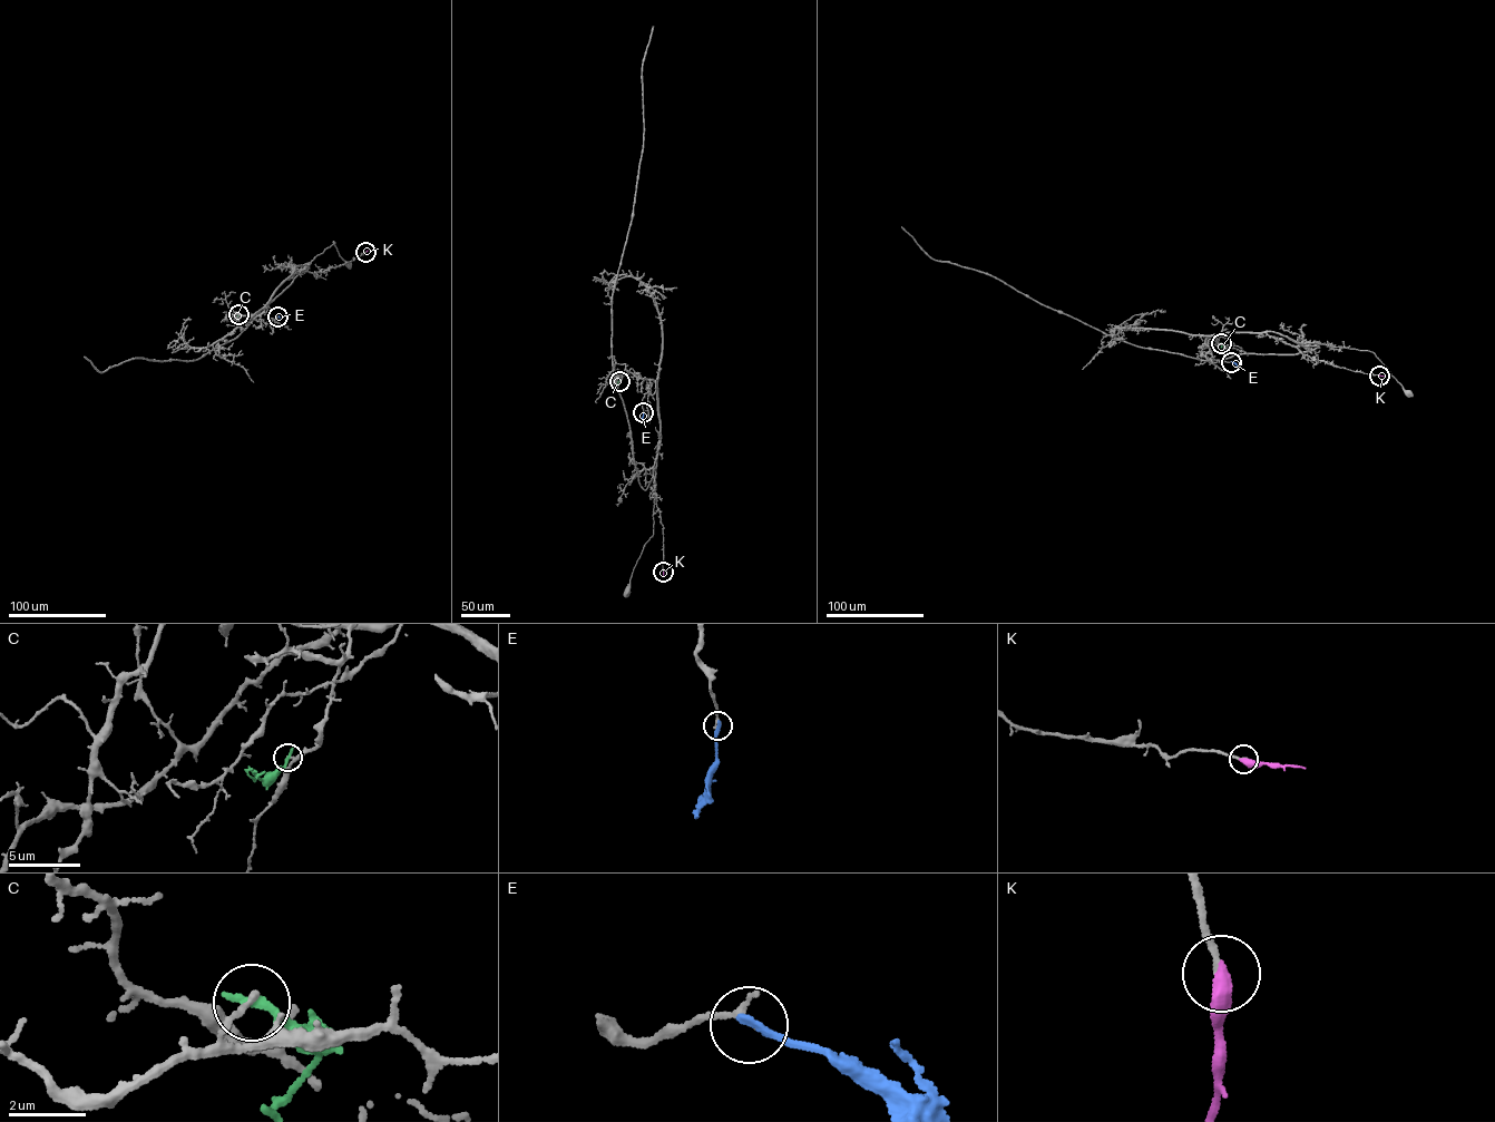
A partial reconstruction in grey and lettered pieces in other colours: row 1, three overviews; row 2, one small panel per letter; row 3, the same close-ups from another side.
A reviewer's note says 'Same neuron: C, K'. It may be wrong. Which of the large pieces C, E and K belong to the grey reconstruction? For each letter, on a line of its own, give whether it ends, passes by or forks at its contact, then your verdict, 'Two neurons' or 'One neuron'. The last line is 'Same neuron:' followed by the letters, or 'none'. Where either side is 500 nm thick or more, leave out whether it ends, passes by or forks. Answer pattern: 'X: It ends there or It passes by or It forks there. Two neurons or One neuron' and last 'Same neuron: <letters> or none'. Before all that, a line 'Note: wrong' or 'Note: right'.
Note: wrong
C: It ends there. Two neurons
E: It ends there. Two neurons
K: It ends there. One neuron
Same neuron: K

